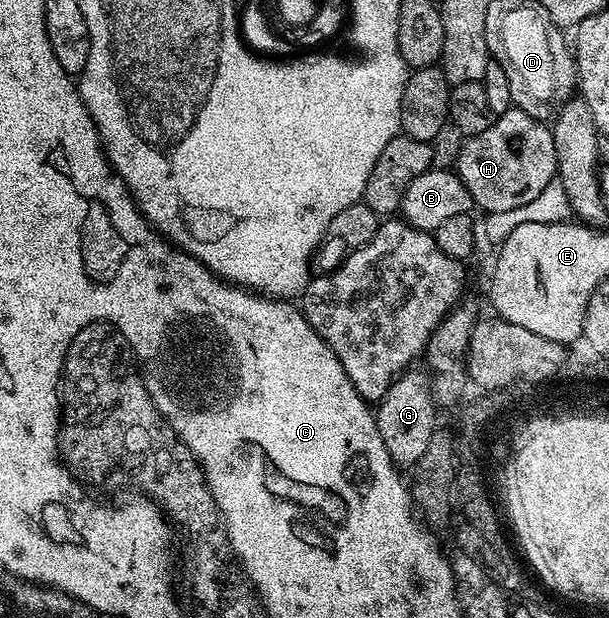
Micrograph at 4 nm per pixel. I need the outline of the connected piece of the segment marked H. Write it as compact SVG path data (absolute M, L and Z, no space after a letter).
M511 107L506 113L497 114L488 131L480 131L480 135L475 137L466 137L462 142L456 166L462 186L468 191L471 202L477 208L478 205L482 208L483 214L524 207L524 203L536 199L536 195L540 195L540 191L544 191L544 187L548 187L548 183L555 180L557 171L556 143L551 126L517 107Z

